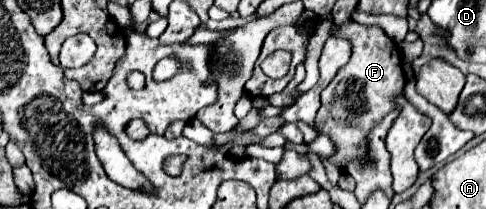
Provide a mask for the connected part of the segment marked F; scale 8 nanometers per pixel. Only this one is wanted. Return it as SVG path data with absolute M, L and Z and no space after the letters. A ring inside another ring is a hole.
M347 22L338 29L334 24L330 36L349 38L353 54L351 60L337 72L333 82L323 90L323 104L317 112L315 130L331 138L335 152L329 156L329 162L345 172L351 162L367 158L367 136L391 110L395 110L395 98L403 94L405 74L397 44L379 26ZM325 98L329 98L329 102L325 102Z

